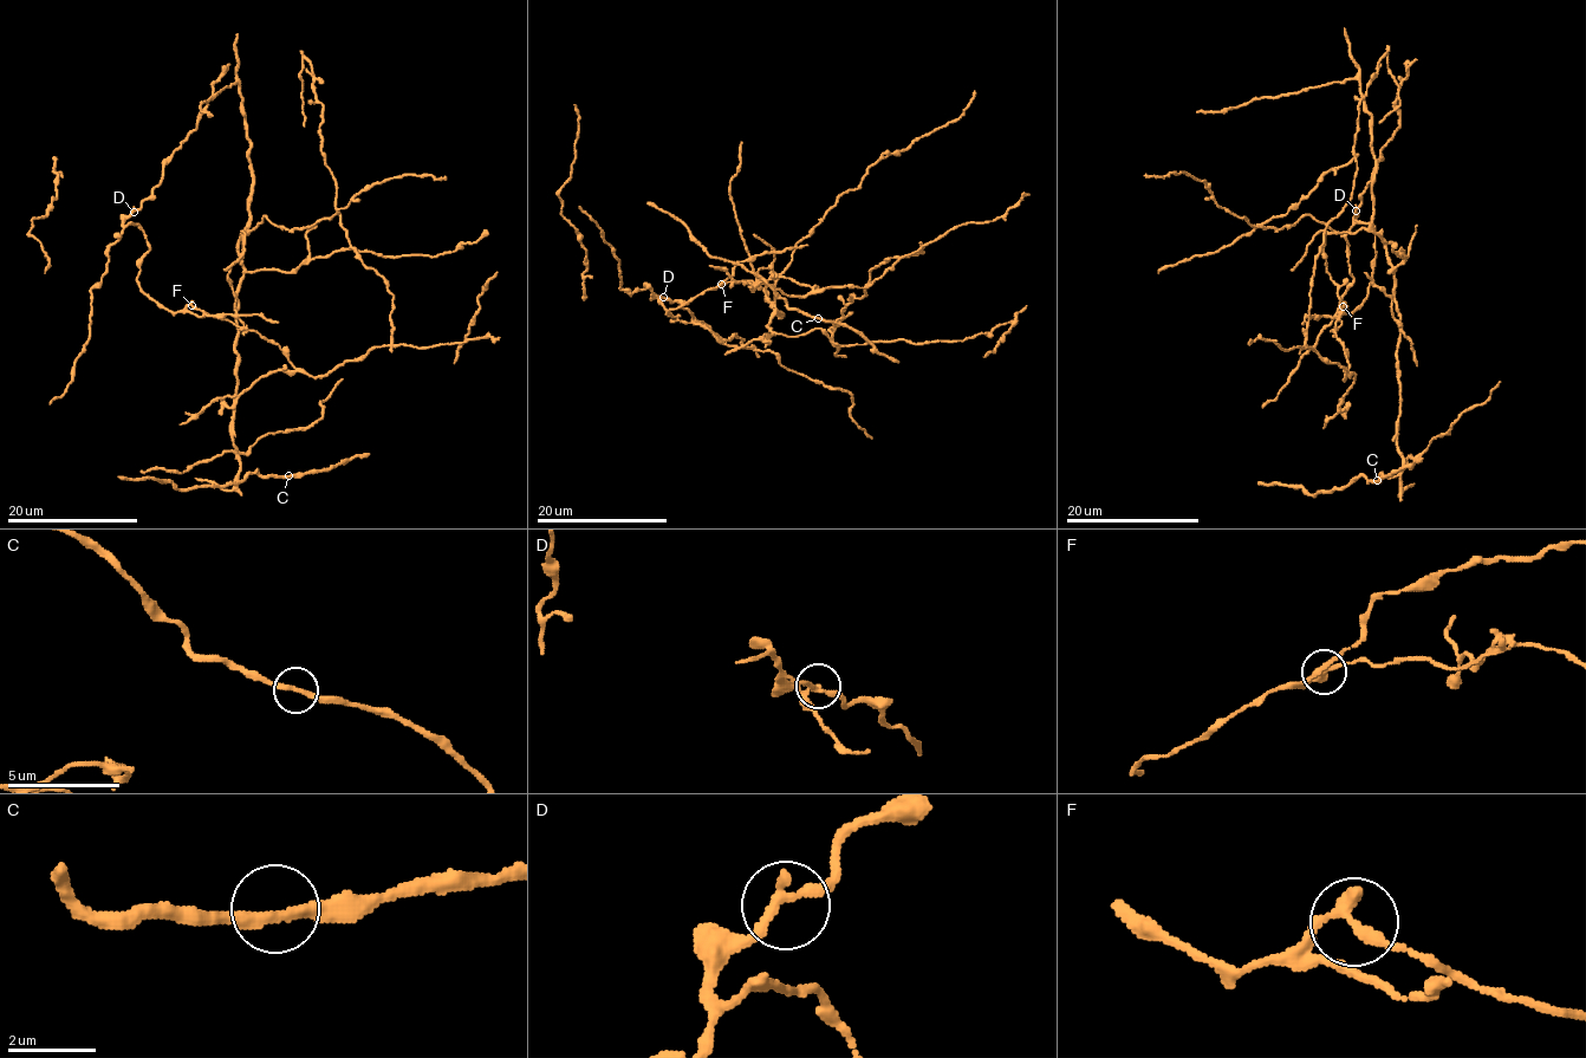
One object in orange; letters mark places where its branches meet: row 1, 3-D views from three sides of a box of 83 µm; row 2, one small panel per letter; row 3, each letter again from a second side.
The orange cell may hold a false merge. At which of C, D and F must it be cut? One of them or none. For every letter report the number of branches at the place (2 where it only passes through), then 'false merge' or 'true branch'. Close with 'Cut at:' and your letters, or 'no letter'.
C: 2 branches meet; true branch
D: 2 branches meet; true branch
F: 2 branches meet; false merge
Cut at: F

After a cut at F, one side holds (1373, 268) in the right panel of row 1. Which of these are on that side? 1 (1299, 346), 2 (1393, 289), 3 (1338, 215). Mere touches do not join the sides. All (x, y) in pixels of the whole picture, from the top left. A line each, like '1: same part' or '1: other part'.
1: other part
2: other part
3: other part

